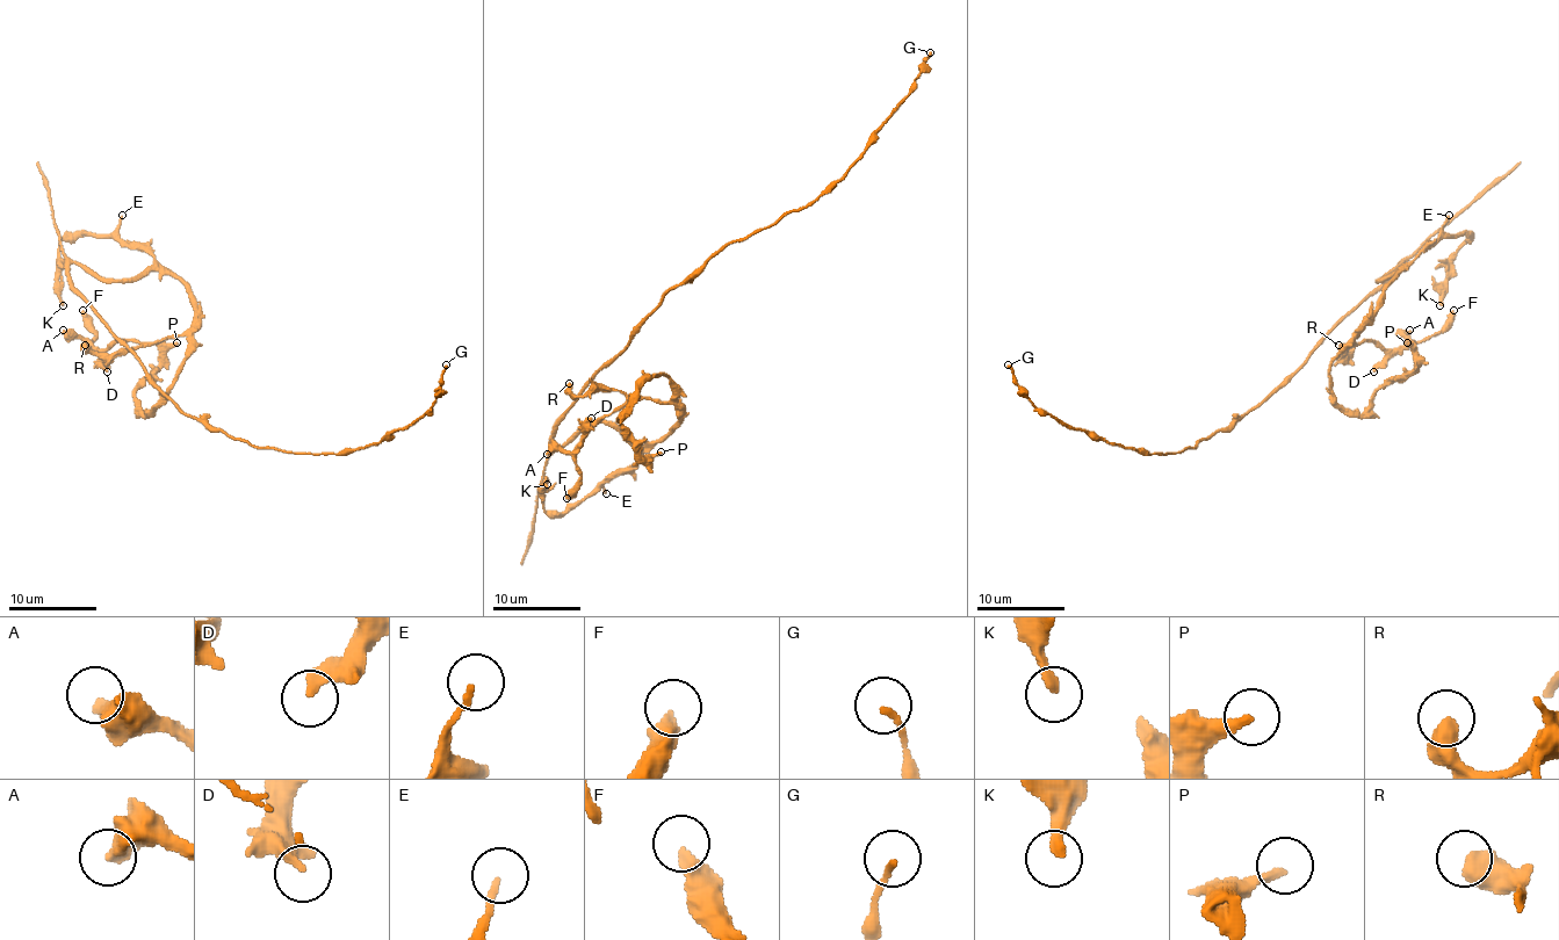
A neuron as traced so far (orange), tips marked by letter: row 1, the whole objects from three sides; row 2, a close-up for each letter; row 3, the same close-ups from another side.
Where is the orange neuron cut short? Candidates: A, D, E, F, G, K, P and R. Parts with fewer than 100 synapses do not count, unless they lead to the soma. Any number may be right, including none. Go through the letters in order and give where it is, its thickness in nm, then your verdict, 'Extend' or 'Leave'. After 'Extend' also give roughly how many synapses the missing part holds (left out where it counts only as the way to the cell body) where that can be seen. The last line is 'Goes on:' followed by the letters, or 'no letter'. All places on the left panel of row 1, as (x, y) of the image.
A: Place: (63, 330). Thickness 440 nm. Leave
D: Place: (107, 371). Thickness 300 nm. Leave
E: Place: (122, 215). Thickness 150 nm. Leave
F: Place: (82, 310). Thickness 400 nm. Leave
G: Place: (446, 364). Thickness 140 nm. Leave
K: Place: (63, 305). Thickness 280 nm. Leave
P: Place: (177, 342). Thickness 260 nm. Leave
R: Place: (85, 345). Thickness 600 nm. Leave
Goes on: no letter

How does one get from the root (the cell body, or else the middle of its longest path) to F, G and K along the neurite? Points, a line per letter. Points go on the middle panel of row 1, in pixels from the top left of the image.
F: (596, 374), (555, 445), (596, 422), (657, 442), (679, 420), (655, 398), (608, 412), (575, 454), (567, 498)
G: (596, 374), (672, 288), (727, 244), (824, 194), (908, 94), (930, 52)
K: (596, 374), (553, 442), (611, 422), (637, 461), (560, 513), (545, 508), (547, 484)

